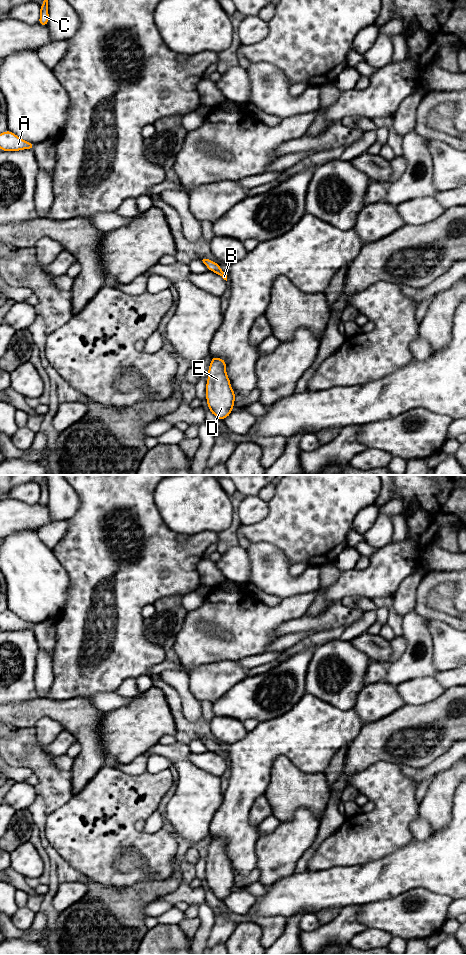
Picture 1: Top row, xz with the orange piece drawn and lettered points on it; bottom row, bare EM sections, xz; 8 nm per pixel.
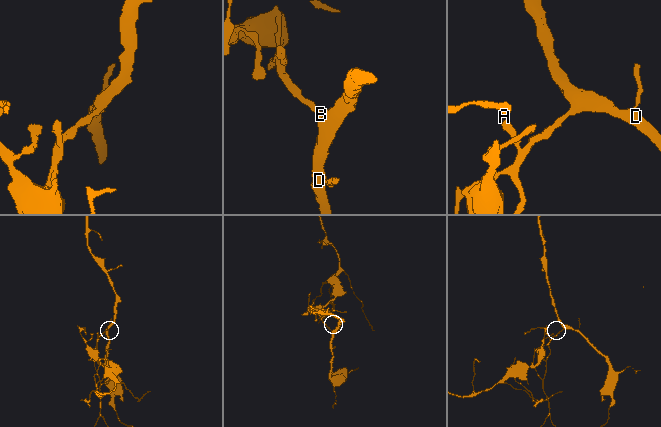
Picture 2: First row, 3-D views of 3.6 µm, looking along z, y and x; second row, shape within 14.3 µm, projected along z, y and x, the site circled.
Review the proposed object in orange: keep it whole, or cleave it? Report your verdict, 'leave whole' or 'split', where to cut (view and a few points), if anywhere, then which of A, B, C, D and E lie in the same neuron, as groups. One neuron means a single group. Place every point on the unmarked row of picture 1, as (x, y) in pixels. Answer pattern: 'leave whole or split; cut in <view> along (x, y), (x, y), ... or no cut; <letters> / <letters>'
leave whole; no cut; A B C D E

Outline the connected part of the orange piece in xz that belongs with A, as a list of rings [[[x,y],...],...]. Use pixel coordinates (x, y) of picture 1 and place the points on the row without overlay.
[[[9,610],[0,614],[1,631],[20,631],[25,629],[32,630],[34,626],[35,624],[21,619]]]

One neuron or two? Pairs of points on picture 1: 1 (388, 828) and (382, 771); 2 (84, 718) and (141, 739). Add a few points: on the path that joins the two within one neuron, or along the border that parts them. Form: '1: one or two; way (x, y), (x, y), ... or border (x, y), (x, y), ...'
1: one; way (388, 814), (388, 788), (385, 785)
2: two; border (105, 712), (101, 721), (102, 747)

